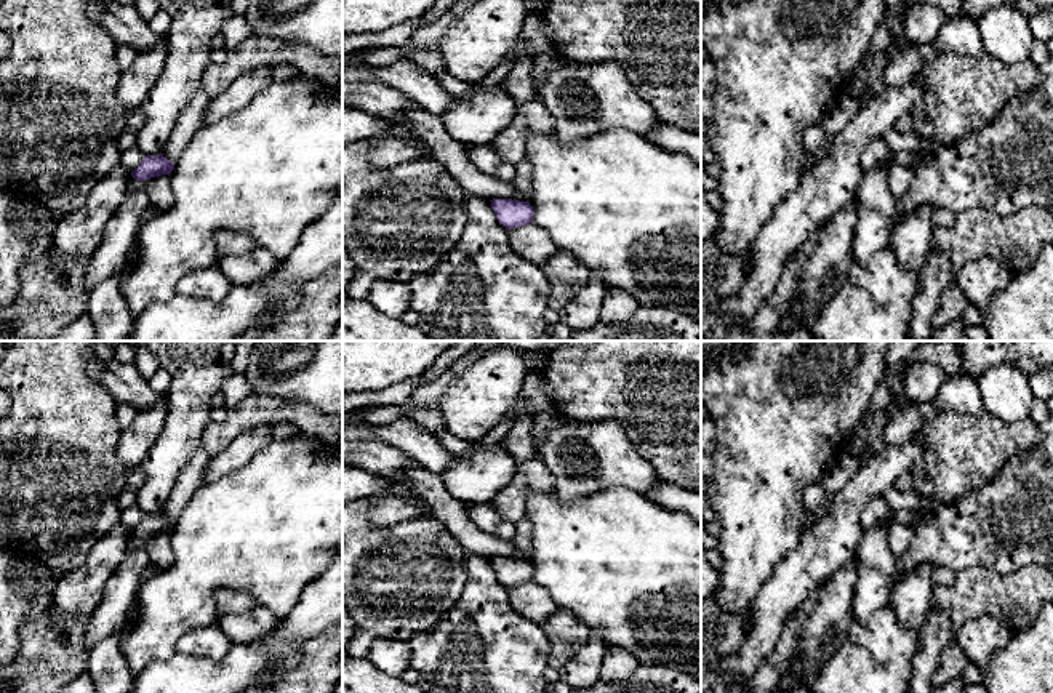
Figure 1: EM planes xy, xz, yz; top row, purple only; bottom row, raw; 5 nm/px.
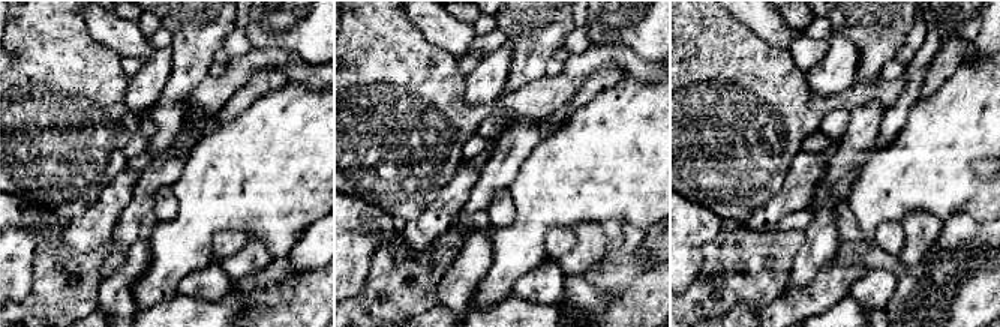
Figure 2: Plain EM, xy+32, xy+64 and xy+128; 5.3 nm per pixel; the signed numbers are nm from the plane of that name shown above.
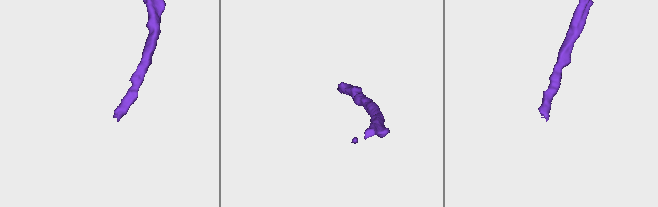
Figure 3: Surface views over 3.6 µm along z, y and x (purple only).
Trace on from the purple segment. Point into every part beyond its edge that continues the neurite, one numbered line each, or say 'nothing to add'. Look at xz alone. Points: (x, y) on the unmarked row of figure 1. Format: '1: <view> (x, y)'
nothing to add

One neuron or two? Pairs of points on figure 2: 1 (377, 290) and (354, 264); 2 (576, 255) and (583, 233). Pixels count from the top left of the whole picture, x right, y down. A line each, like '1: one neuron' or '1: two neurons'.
1: two neurons
2: one neuron

